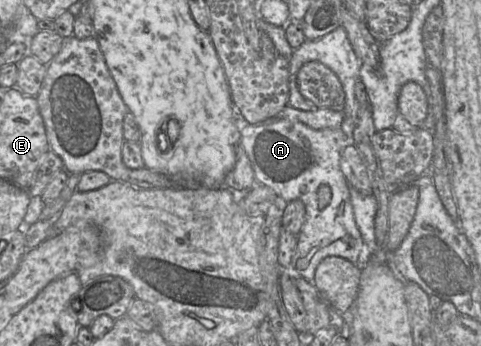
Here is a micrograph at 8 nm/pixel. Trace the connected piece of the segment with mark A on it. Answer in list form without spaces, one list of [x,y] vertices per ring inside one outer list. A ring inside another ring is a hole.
[[[274,118],[257,125],[242,125],[240,127],[239,143],[251,162],[256,183],[270,187],[281,202],[288,203],[298,199],[305,205],[305,222],[298,234],[297,246],[292,257],[290,270],[312,282],[317,266],[328,256],[339,256],[358,266],[364,266],[371,259],[373,254],[370,254],[370,250],[365,244],[355,222],[353,206],[350,200],[350,184],[340,169],[341,152],[348,145],[355,145],[353,138],[348,138],[341,128],[316,130],[302,122]],[[322,184],[330,187],[331,200],[324,209],[320,210],[318,208],[317,190]],[[317,246],[319,246],[319,249],[312,255],[307,266],[304,269],[299,268],[298,260],[305,258]]]

